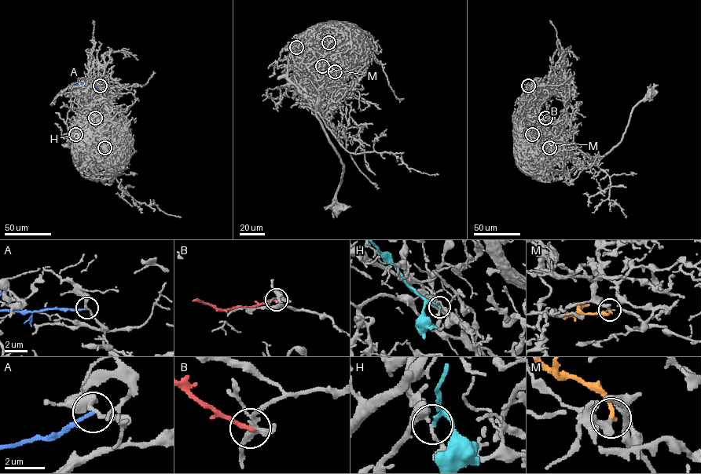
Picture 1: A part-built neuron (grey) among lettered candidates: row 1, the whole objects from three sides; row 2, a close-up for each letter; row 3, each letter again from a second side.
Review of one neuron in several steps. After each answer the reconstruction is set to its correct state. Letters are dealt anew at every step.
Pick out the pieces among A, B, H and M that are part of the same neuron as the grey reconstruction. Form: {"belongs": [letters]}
{"belongs": ["M"]}

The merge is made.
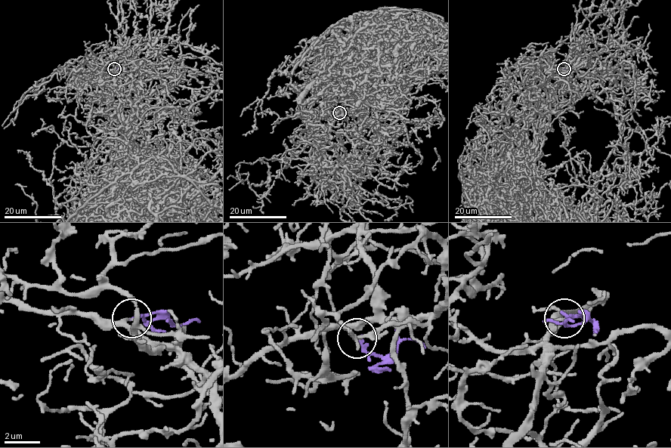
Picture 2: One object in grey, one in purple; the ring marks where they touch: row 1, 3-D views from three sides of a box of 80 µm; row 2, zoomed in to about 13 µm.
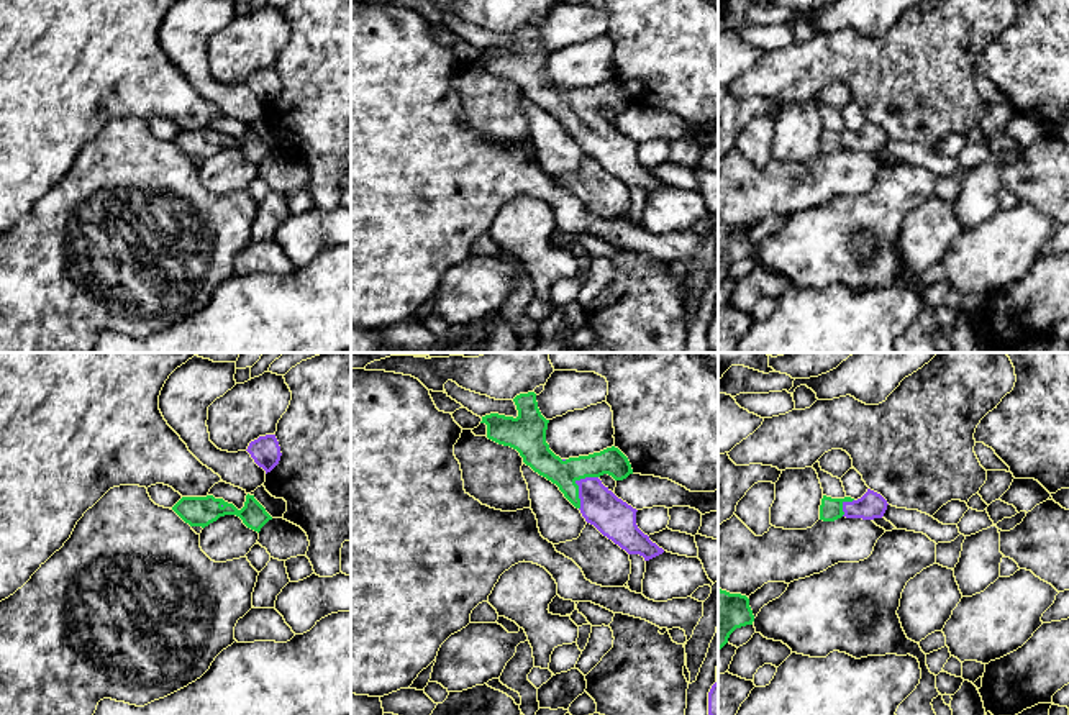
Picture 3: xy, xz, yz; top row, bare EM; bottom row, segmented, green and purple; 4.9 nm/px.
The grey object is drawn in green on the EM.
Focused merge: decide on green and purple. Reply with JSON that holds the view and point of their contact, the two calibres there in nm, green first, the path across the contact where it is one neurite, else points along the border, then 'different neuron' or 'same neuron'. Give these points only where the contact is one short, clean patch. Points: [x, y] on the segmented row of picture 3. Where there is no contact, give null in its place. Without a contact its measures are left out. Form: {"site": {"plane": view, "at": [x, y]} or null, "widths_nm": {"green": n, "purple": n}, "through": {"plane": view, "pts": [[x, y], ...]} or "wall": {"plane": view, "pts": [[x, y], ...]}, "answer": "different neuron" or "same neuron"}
{"site": {"plane": "xz", "at": [577, 486]}, "widths_nm": {"green": 140, "purple": 190}, "answer": "same neuron"}

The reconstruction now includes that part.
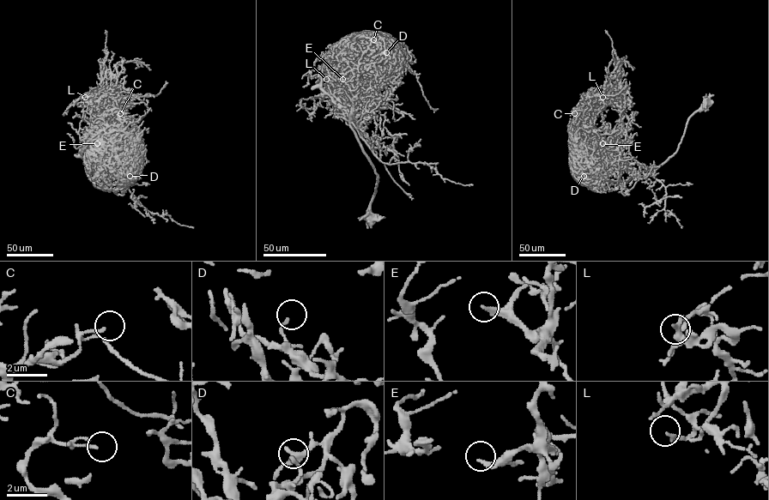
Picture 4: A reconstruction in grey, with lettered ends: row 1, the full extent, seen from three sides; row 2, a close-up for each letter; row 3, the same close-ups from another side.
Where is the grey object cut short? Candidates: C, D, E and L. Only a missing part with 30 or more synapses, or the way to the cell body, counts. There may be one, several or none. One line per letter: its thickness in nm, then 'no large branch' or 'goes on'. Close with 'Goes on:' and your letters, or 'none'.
C: 150 nm thick; no large branch
D: 140 nm thick; no large branch
E: 200 nm thick; goes on
L: 170 nm thick; no large branch
Goes on: E

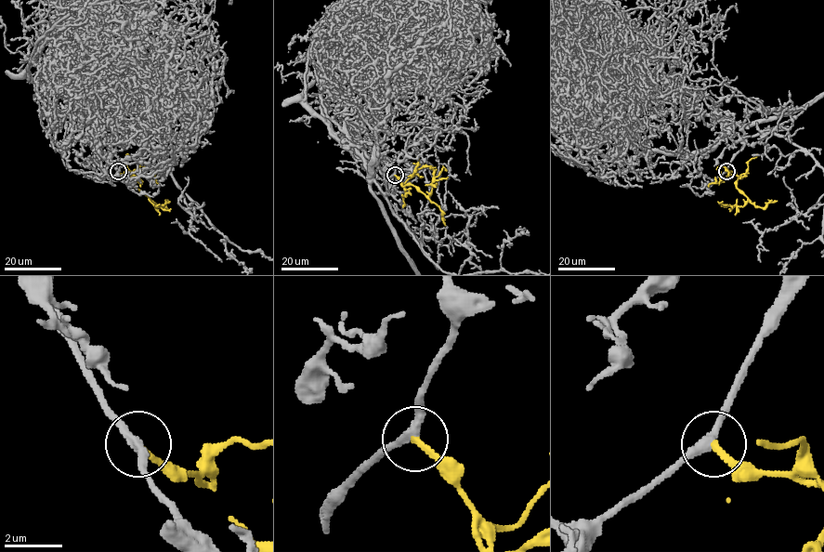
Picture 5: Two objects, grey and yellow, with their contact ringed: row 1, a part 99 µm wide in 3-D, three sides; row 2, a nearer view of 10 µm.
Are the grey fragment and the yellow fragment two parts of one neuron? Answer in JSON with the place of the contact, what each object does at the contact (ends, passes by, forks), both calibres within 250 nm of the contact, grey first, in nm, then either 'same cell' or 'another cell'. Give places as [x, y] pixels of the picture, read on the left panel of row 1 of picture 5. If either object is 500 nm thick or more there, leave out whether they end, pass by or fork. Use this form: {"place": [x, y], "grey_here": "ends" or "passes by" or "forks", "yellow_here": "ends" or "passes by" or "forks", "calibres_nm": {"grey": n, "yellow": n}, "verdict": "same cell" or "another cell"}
{"place": [118, 171], "grey_here": "passes by", "yellow_here": "ends", "calibres_nm": {"grey": 300, "yellow": 200}, "verdict": "same cell"}

